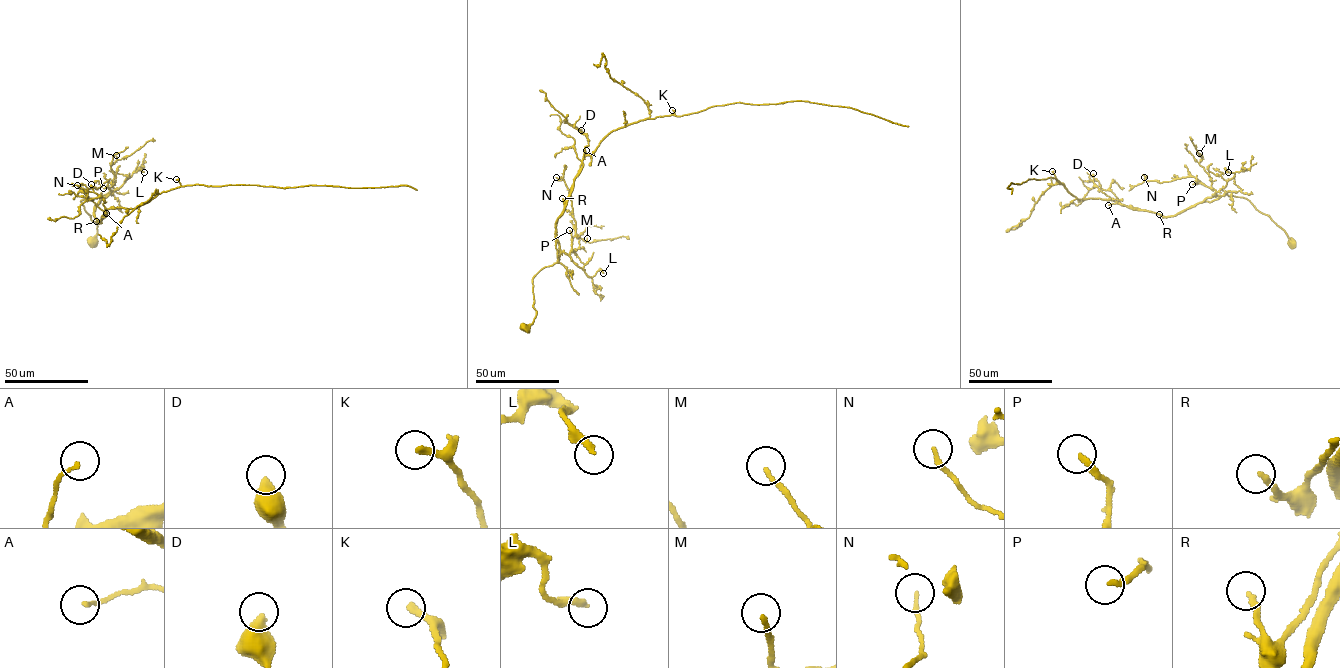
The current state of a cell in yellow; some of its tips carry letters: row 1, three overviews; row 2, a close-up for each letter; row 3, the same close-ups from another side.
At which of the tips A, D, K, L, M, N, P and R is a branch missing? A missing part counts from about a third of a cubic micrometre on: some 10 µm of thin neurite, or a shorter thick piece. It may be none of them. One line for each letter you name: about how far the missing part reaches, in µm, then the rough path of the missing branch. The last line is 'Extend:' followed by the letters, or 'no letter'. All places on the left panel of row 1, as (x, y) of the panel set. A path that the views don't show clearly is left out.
K: Missing length about 25 µm
Extend: K

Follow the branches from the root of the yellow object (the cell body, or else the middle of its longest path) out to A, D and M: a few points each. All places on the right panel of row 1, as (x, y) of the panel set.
A: (1292, 242), (1269, 216), (1242, 197), (1213, 195), (1167, 216), (1117, 203), (1108, 205)
D: (1292, 242), (1246, 198), (1213, 195), (1175, 215), (1163, 216), (1111, 199), (1097, 187), (1093, 173)
M: (1292, 242), (1283, 229), (1247, 199), (1214, 195), (1211, 177), (1199, 164), (1202, 157), (1199, 153)

